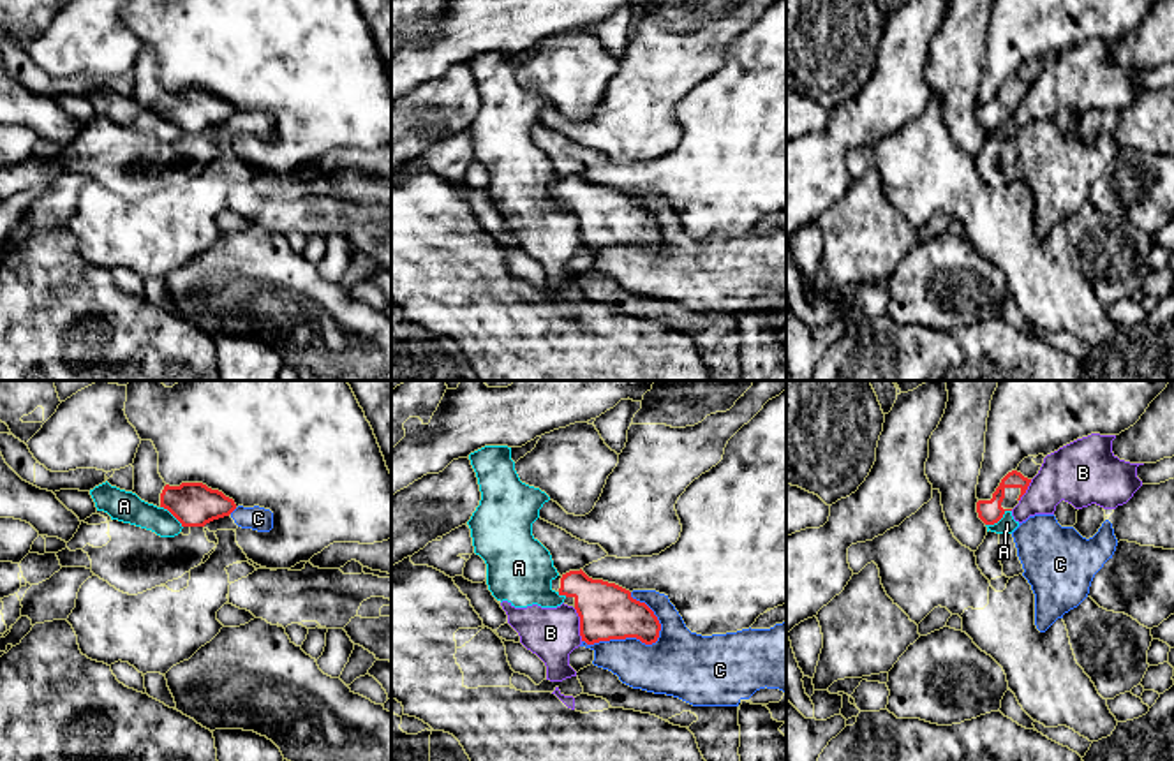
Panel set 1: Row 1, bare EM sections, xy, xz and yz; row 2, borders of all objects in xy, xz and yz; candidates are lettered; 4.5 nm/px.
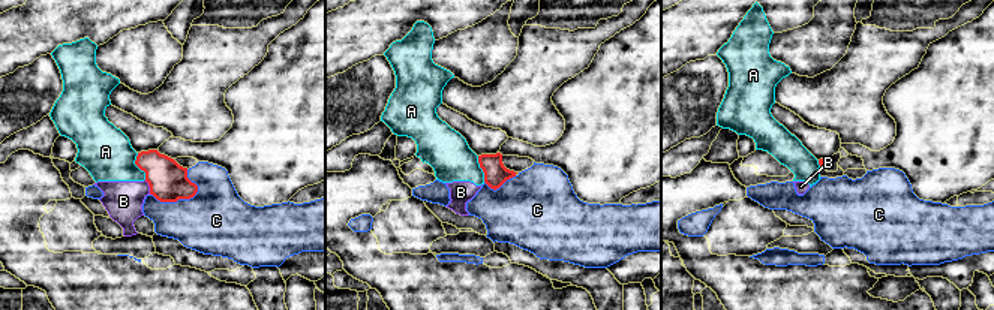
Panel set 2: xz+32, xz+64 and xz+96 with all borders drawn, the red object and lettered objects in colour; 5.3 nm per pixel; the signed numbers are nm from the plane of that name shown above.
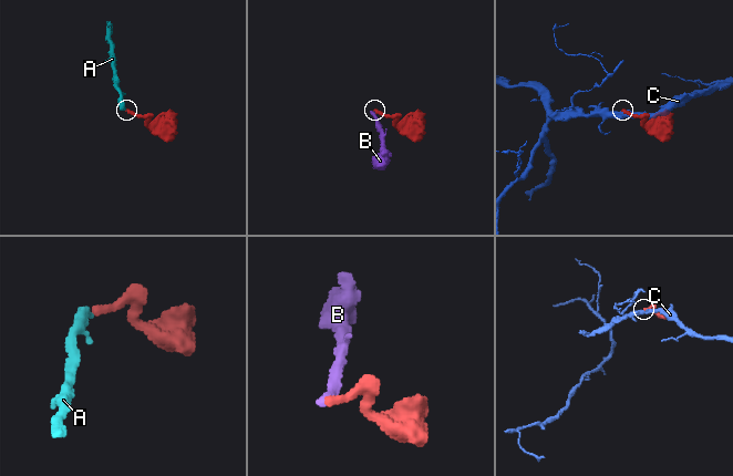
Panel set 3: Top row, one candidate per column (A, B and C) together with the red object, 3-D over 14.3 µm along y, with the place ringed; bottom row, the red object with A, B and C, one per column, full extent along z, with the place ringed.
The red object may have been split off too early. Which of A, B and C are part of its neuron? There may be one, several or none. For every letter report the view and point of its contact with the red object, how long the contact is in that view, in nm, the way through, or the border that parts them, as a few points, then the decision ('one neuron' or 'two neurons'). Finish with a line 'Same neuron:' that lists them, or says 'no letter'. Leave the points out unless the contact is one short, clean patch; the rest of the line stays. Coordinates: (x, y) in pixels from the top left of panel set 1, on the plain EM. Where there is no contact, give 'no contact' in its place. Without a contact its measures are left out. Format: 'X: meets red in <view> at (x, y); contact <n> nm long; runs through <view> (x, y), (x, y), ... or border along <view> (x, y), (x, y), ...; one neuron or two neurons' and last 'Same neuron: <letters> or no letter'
A: meets red in yz at (998, 125); contact 140 nm long; border along yz (1010, 115), (996, 127), (986, 131); two neurons
B: meets red in xz at (580, 229); contact 160 nm long; border along xz (573, 214), (579, 222), (579, 240), (582, 245); two neurons
C: meets red in xz at (626, 242); contact 380 nm long; two neurons
Same neuron: no letter

